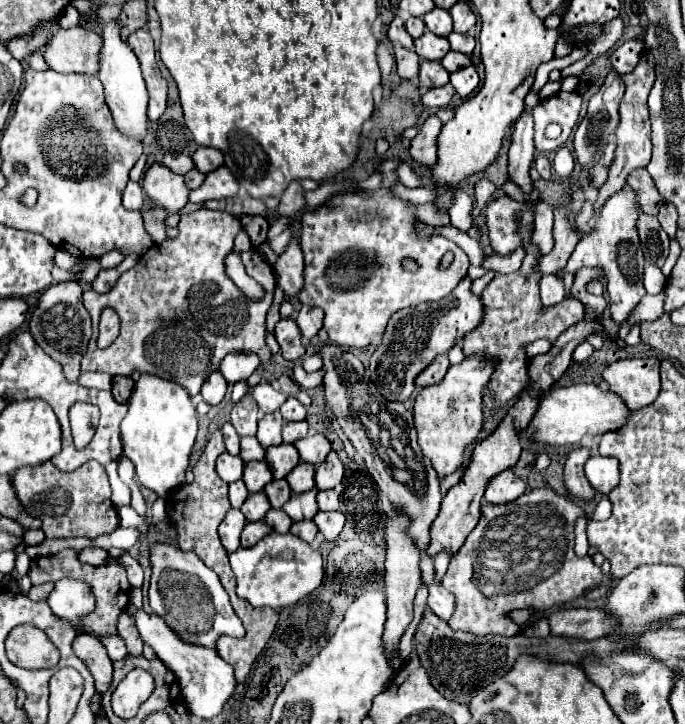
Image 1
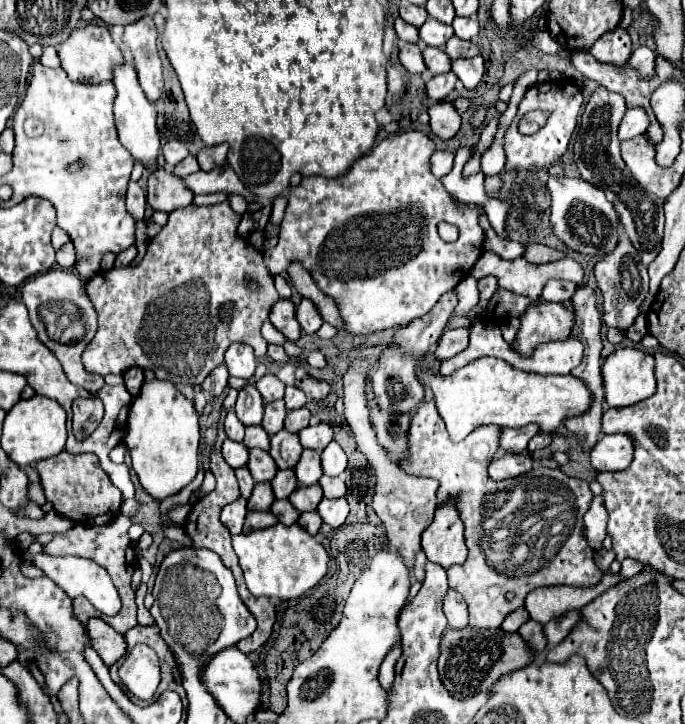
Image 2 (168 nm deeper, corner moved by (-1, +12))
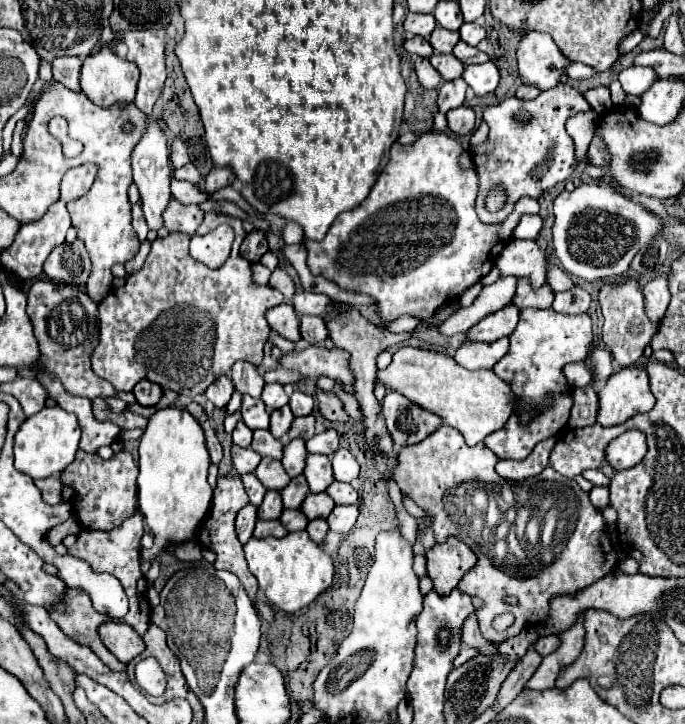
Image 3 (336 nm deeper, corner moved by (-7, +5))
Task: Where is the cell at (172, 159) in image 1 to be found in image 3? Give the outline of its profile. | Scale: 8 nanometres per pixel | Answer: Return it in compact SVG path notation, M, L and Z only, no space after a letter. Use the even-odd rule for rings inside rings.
M174 139L172 145L170 145L170 161L174 165L174 169L178 167L184 167L190 159L188 159L188 151L186 151L186 145L182 143L182 139Z

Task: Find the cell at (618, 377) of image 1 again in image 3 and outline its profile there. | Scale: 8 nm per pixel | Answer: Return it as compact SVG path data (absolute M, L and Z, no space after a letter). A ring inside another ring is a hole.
M628 367L614 373L598 389L598 425L614 427L626 419L646 413L654 407L648 373L638 367Z

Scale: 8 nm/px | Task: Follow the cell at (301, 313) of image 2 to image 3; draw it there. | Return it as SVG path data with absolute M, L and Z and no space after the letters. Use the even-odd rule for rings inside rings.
M304 315L300 319L300 333L302 333L302 339L308 341L310 345L322 343L328 337L328 329L326 329L324 319L312 317L312 315Z

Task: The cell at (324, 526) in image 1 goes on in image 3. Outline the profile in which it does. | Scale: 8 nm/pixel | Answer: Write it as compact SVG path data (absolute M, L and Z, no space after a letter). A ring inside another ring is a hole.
M344 505L344 507L334 507L330 517L326 519L330 525L330 531L336 533L348 533L358 517L358 507L356 505Z

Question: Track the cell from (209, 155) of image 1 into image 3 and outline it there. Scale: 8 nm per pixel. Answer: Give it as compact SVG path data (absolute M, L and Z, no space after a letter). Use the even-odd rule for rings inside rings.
M216 167L206 177L206 191L216 193L218 189L232 185L232 183L234 183L234 173L228 167Z

